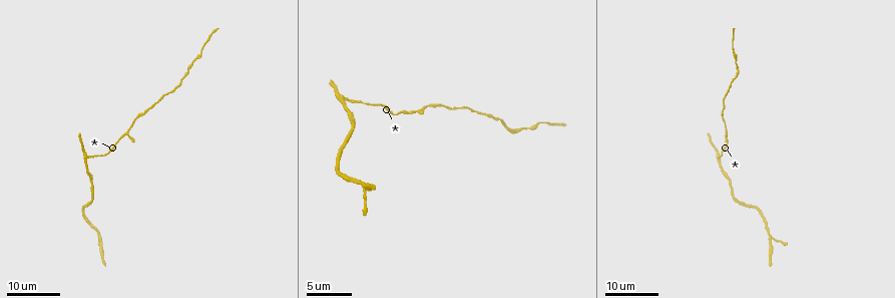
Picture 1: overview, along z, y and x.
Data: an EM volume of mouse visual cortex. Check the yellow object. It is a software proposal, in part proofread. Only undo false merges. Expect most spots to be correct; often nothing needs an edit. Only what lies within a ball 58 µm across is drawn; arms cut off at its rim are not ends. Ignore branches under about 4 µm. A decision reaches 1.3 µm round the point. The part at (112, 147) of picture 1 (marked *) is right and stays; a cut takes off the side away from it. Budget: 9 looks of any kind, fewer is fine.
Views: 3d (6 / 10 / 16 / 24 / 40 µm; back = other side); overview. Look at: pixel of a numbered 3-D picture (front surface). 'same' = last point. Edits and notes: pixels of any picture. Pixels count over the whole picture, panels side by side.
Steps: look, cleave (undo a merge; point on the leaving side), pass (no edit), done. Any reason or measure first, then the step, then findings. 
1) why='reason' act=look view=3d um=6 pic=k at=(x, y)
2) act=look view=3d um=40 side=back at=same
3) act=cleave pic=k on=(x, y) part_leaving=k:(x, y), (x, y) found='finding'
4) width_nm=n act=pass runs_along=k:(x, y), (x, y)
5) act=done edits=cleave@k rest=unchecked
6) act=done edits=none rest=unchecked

why='a narrow waist' act=look view=3d um=16 pic=1 at=(194, 63)

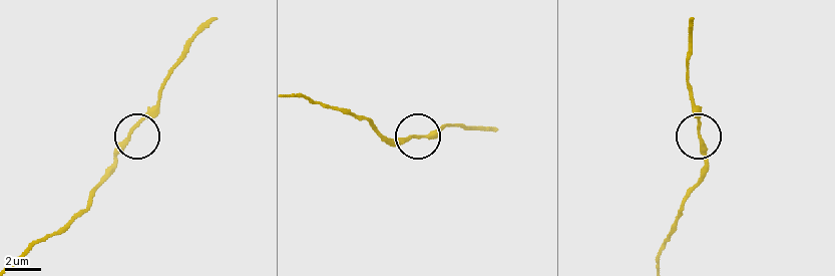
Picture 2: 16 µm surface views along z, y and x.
why='zoom in' act=look view=3d um=10 pic=2 at=(698, 131)

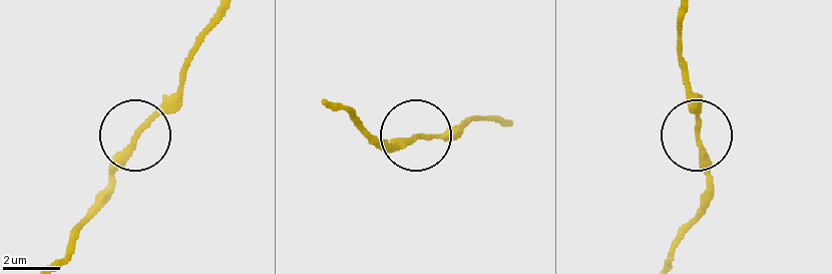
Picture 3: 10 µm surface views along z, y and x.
act=pass runs_along=3:(669, 258), (710, 179), (691, 87) found='continuous, no second neuron'

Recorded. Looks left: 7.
act=look view=3d um=16 pic=1 at=(725, 128)

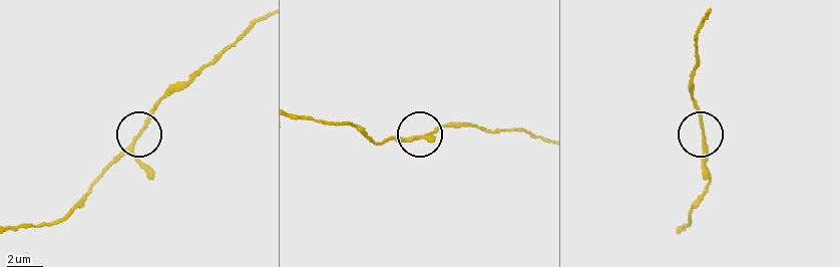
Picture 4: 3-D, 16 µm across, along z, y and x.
act=look view=3d um=6 pic=4 at=(137, 137)

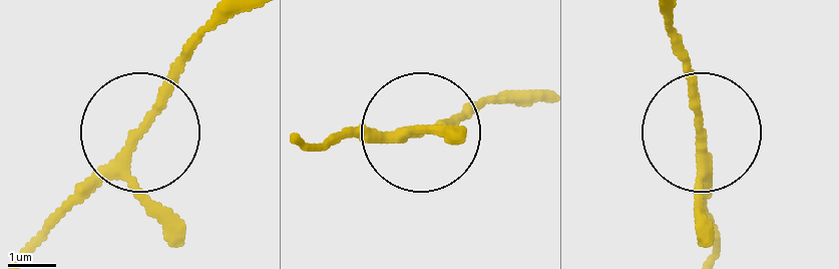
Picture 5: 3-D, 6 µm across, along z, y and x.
act=pass runs_along=5:(24, 248), (236, 12) found='all the same neuron'

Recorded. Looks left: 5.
act=look view=3d um=16 pic=1 at=(443, 105)

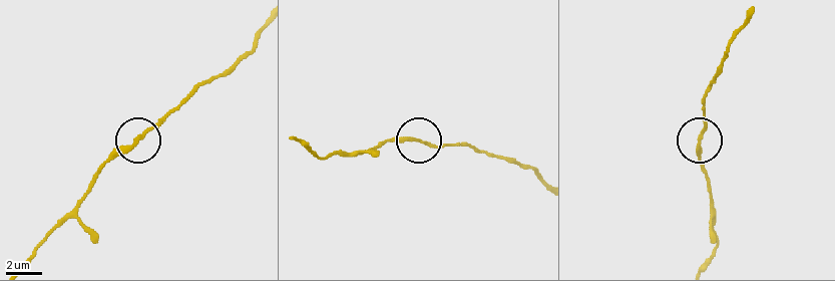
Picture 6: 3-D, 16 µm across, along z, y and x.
why='closer look' act=look view=3d um=10 pic=6 at=(420, 141)

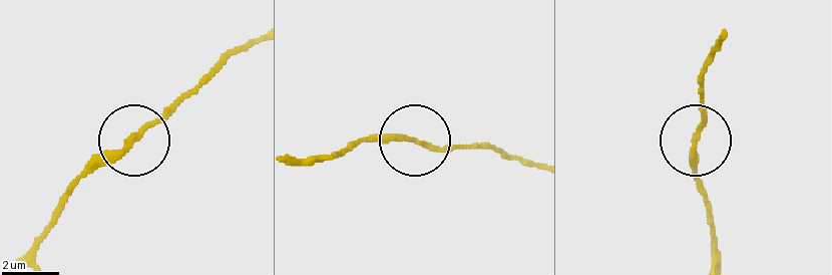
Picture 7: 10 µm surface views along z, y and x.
width_nm=190 act=pass runs_along=7:(714, 264), (714, 221), (693, 171), (700, 72) found='one neuron here'

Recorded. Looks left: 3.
act=done edits=none rest=unchecked

